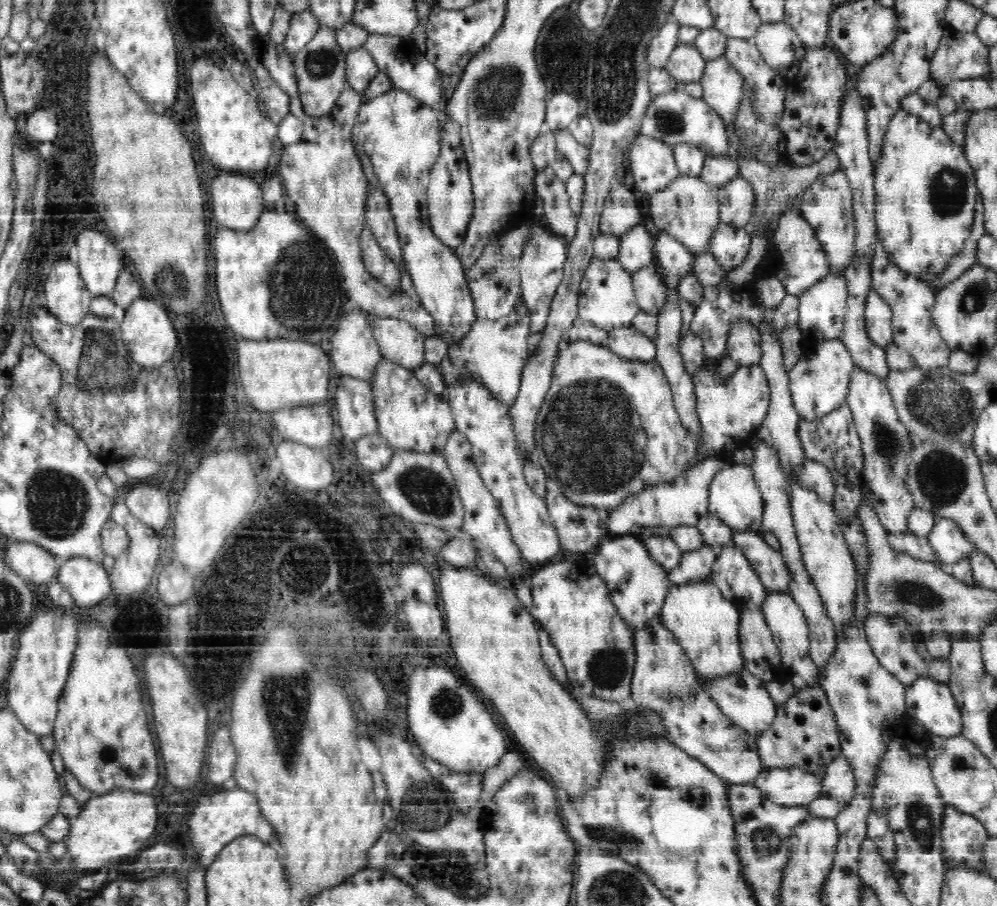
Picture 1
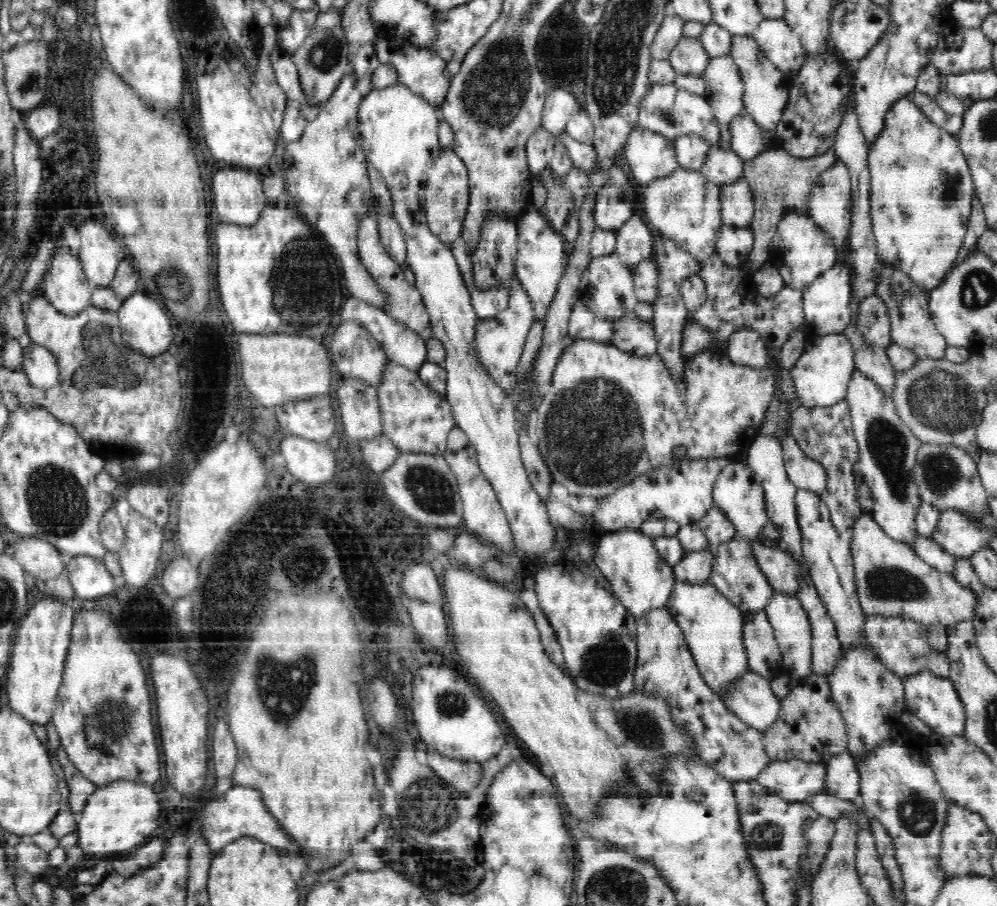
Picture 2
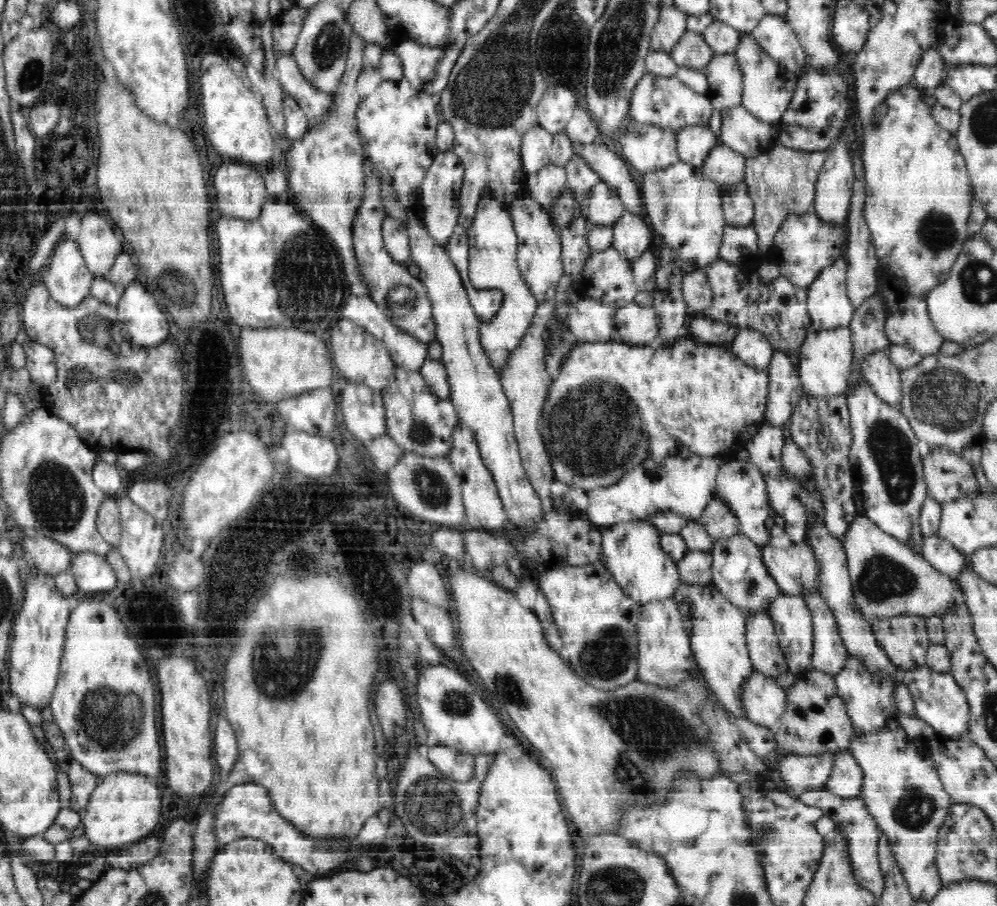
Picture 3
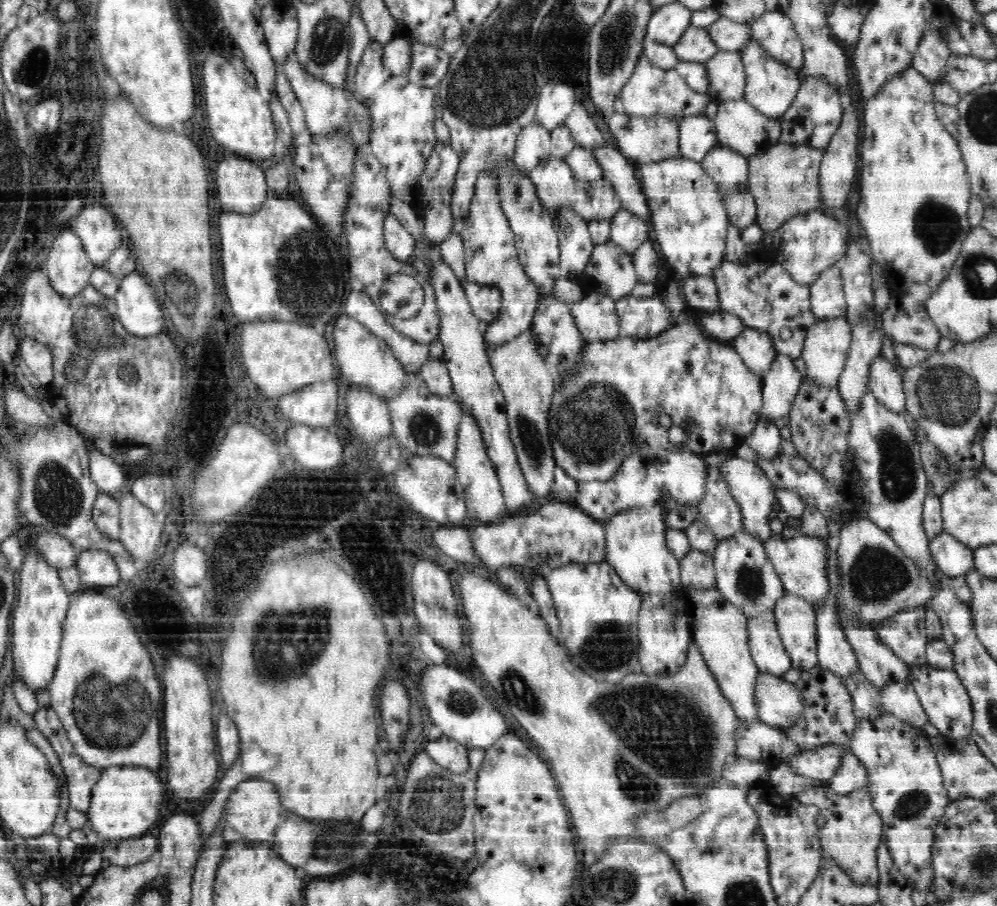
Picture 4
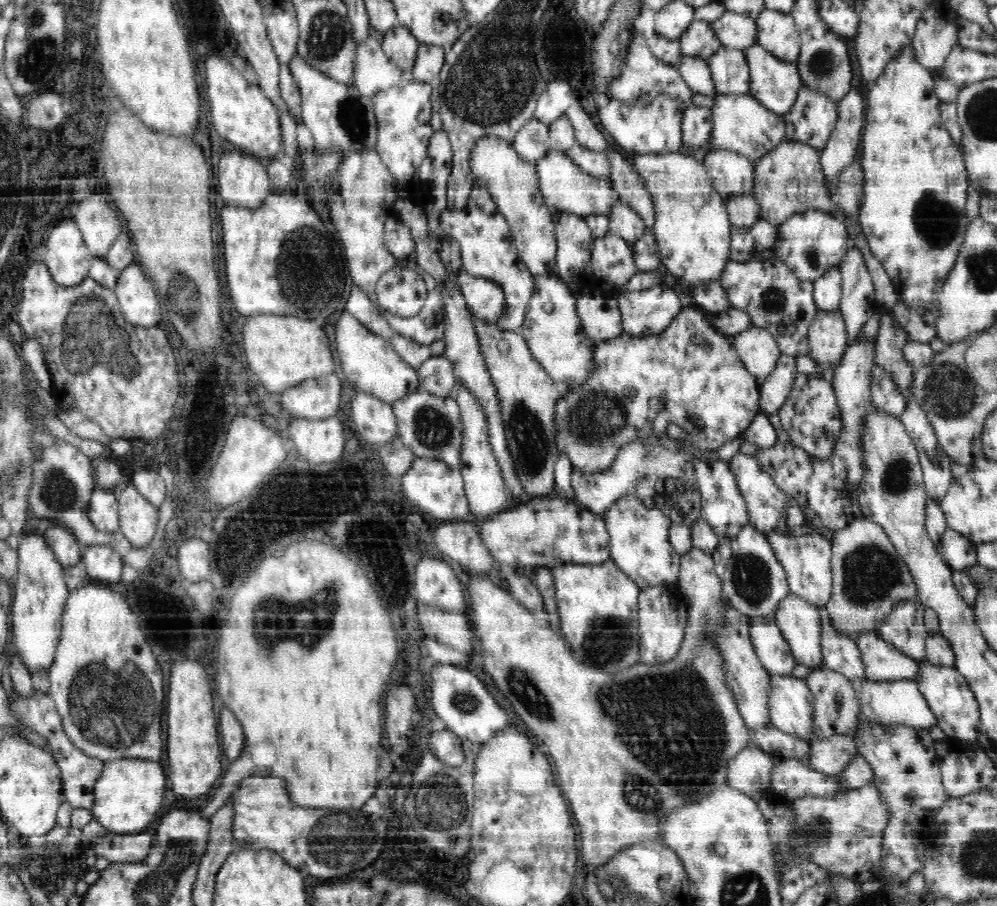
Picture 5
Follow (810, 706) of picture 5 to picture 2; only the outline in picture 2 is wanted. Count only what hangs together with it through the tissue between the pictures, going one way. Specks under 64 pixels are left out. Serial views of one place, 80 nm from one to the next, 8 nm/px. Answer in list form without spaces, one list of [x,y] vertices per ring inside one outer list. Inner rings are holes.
[[[746,672],[719,694],[726,710],[749,728],[764,732],[778,718],[781,700],[770,688],[770,679]]]

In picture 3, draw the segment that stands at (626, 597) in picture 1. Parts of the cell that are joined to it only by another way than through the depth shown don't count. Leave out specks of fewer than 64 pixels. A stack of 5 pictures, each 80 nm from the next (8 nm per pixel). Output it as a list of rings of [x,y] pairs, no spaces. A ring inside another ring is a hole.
[[[648,519],[622,521],[614,526],[601,527],[601,564],[609,571],[624,595],[642,606],[652,601],[672,597],[682,583],[677,563],[660,548],[660,531]]]

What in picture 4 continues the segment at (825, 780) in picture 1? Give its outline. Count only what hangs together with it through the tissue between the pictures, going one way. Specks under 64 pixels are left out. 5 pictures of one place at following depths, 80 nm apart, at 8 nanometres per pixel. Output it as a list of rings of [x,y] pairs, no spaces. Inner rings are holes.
[[[852,752],[841,756],[841,764],[836,774],[828,781],[830,790],[839,795],[856,793],[866,788],[868,771],[861,764],[860,759]]]

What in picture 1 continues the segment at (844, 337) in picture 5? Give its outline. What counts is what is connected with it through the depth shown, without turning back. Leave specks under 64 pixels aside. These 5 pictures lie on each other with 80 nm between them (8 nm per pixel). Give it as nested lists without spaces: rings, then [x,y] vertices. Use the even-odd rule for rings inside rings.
[[[840,339],[813,341],[809,345],[789,372],[789,385],[794,407],[801,419],[814,422],[847,402],[850,378],[856,366],[848,347]]]

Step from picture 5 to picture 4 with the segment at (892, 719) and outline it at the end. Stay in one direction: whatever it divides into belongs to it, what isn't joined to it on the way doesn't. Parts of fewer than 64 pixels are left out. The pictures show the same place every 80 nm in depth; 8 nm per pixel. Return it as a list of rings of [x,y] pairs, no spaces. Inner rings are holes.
[[[908,680],[882,687],[880,699],[881,706],[877,708],[884,711],[884,714],[890,714],[919,728],[929,723],[928,715],[916,695],[916,689]]]

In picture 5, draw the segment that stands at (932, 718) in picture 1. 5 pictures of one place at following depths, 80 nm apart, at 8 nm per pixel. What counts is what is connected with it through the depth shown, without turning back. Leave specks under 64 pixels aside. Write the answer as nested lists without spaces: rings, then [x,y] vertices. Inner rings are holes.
[[[926,658],[920,661],[919,665],[920,670],[918,670],[918,676],[914,678],[914,681],[918,683],[918,688],[924,695],[925,702],[928,702],[932,714],[938,719],[937,725],[948,737],[977,743],[978,734],[980,734],[977,728],[980,726],[980,708],[968,681],[955,666],[933,665]]]

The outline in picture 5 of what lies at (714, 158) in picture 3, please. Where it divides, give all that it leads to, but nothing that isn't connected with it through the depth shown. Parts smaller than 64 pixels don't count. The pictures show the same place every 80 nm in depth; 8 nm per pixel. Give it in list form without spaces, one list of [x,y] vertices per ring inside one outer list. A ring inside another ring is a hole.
[[[712,150],[702,160],[715,191],[726,201],[734,196],[753,194],[753,164],[731,150]]]

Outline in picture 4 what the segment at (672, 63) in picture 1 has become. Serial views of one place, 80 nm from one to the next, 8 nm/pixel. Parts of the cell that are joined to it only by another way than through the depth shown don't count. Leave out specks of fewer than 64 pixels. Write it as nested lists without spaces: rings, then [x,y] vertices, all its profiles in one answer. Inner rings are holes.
[[[690,26],[672,47],[680,61],[702,64],[708,62],[719,51],[712,40],[709,40],[707,28],[694,26]]]

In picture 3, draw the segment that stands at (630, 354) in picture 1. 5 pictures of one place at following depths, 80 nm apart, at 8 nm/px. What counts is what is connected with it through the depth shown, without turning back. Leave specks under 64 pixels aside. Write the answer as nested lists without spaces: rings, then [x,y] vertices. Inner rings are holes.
[[[635,301],[615,309],[614,340],[634,346],[656,346],[658,315],[652,306],[639,306]]]

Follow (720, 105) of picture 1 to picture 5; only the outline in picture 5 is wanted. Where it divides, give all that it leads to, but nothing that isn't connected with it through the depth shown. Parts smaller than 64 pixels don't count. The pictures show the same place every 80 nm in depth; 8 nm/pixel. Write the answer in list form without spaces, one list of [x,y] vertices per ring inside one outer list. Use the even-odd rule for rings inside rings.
[[[719,48],[707,58],[717,94],[746,95],[750,91],[750,67],[744,50]]]

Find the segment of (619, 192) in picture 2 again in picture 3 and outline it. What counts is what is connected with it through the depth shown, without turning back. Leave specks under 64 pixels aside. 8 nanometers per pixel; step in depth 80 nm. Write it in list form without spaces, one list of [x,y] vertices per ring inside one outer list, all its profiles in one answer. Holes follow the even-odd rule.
[[[602,180],[590,189],[587,197],[580,199],[577,203],[579,214],[587,220],[589,227],[613,227],[626,211],[617,189]]]

